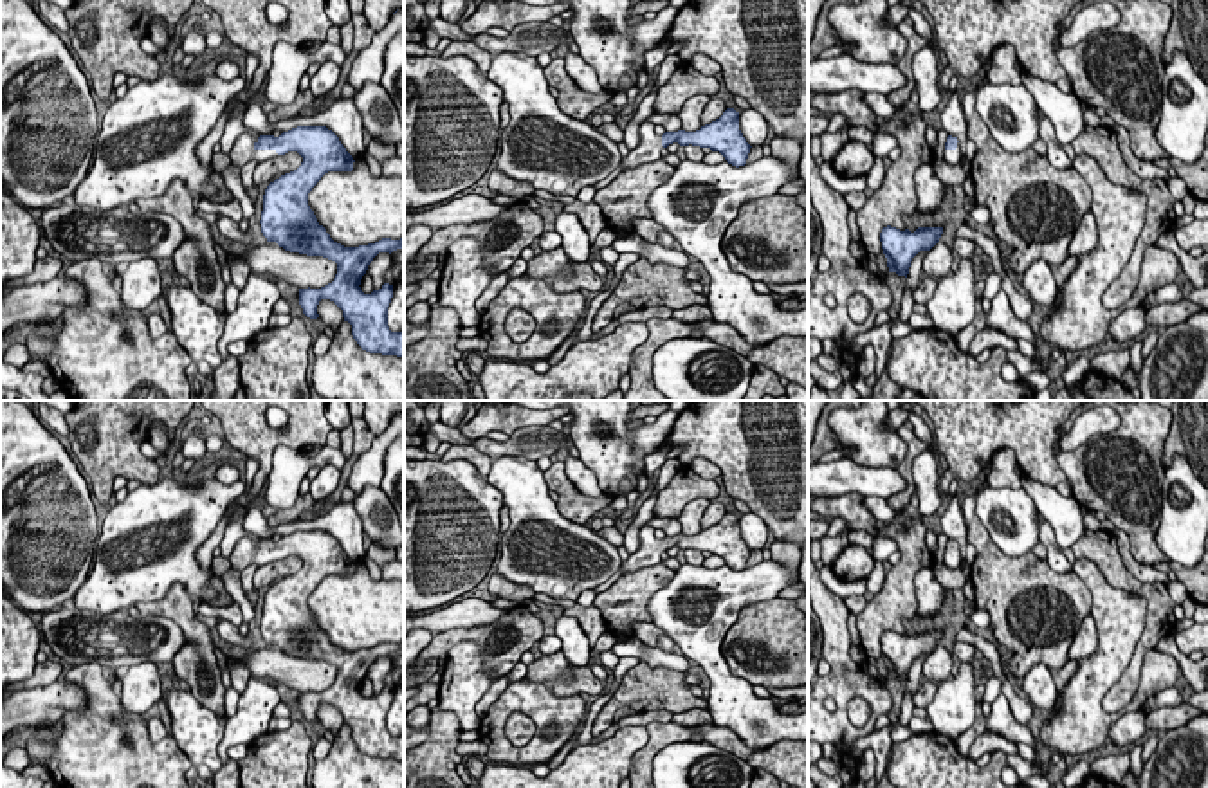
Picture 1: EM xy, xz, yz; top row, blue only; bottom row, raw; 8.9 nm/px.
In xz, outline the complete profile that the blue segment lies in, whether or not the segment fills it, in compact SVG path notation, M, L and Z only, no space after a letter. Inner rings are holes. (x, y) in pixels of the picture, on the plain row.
M727 512L723 519L710 528L701 530L696 536L665 536L663 539L654 537L654 530L649 525L640 528L640 548L635 554L629 554L629 559L624 563L624 573L633 573L642 568L649 568L662 563L662 554L673 546L680 550L700 550L719 555L725 564L736 572L745 570L750 548L739 534L739 516Z

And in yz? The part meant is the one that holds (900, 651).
M891 629L883 631L880 646L889 676L907 682L912 662L920 655L930 655L939 646L941 638L943 631L918 631L914 637L909 633L900 635Z

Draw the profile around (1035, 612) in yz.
M981 476L961 499L968 543L975 548L970 579L975 588L977 608L990 615L995 644L1013 651L1006 664L1013 676L1024 678L1035 664L1044 664L1048 669L1062 669L1082 620L1091 613L1091 591L1073 570L1055 572L1033 550L1020 557L1006 555L992 541L986 527L975 514L975 496L984 489L988 489L988 481Z

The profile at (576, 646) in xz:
M561 615L555 620L555 635L561 640L564 658L575 667L590 665L590 642L575 617Z

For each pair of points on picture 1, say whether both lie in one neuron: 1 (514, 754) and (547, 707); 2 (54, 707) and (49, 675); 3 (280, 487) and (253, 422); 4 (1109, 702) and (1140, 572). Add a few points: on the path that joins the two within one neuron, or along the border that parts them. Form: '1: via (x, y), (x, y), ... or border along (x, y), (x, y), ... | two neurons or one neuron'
1: via (529, 749), (547, 722) | one neuron
2: border along (56, 680), (18, 691) | two neurons
3: border along (298, 449), (278, 446), (264, 482) | two neurons
4: border along (1118, 541), (1124, 565), (1138, 579), (1160, 583) | two neurons

